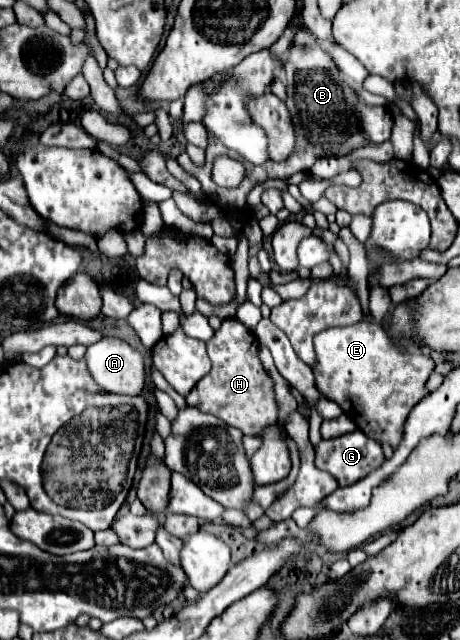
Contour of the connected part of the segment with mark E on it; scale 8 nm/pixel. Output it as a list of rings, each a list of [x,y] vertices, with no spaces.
[[[375,322],[327,328],[321,330],[313,342],[317,354],[317,362],[313,366],[317,390],[325,398],[337,402],[367,436],[377,442],[389,442],[395,448],[403,436],[403,424],[411,408],[423,396],[427,396],[425,382],[433,372],[435,362],[419,352],[397,352],[387,332],[383,328],[377,328]]]

